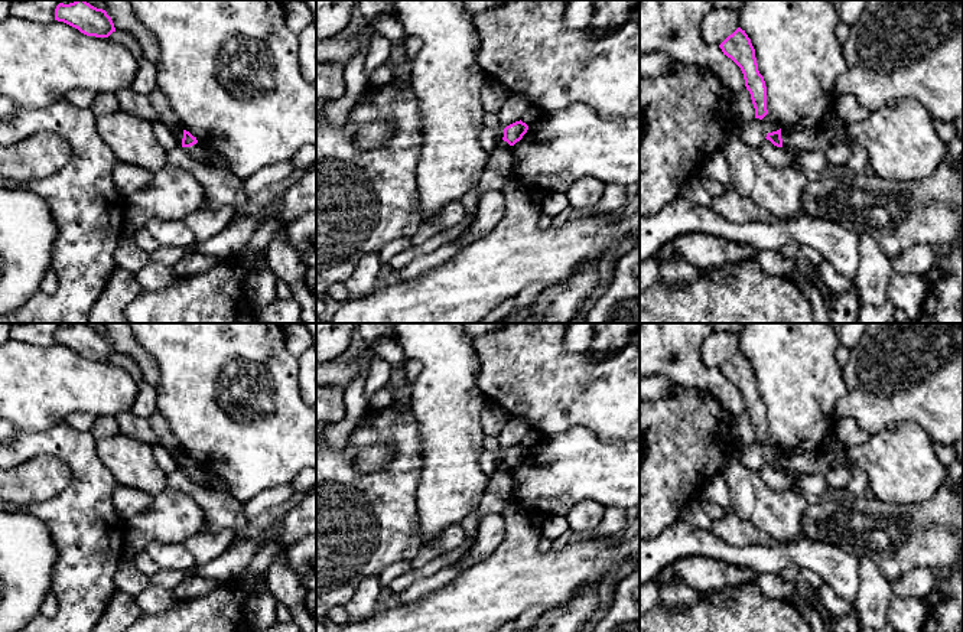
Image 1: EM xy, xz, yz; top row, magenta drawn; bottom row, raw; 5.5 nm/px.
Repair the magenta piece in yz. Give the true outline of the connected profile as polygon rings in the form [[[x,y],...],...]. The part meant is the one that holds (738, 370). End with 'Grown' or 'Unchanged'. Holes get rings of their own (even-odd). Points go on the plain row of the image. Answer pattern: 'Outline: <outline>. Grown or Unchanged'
Outline: [[[738,351],[729,358],[720,368],[723,378],[731,381],[742,394],[745,410],[751,417],[751,423],[755,431],[755,442],[762,443],[767,437],[767,410],[764,400],[758,394],[755,381],[755,372],[751,362]]]. Unchanged

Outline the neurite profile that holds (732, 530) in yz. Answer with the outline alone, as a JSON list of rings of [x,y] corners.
[[[729,511],[722,518],[712,522],[710,532],[718,535],[723,543],[735,547],[746,545],[777,545],[783,544],[757,530],[751,522],[739,518],[735,512]]]

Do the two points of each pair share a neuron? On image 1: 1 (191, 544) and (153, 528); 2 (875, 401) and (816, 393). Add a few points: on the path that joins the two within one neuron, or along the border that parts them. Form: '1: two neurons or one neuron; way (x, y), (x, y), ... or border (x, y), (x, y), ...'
1: two neurons; border (204, 527), (182, 543)
2: two neurons; border (843, 368), (846, 393), (835, 407), (835, 422)

